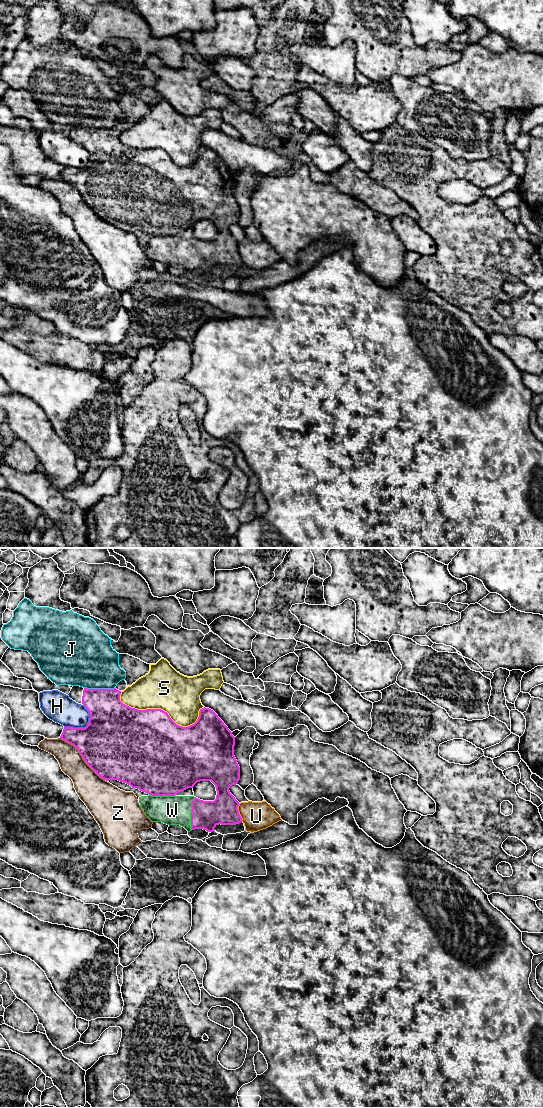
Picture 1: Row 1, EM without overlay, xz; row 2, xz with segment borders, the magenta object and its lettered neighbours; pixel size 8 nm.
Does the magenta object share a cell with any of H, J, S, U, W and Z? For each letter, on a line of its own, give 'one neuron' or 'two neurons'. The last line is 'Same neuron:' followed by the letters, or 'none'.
H: two neurons
J: two neurons
S: two neurons
U: two neurons
W: one neuron
Z: two neurons
Same neuron: W

